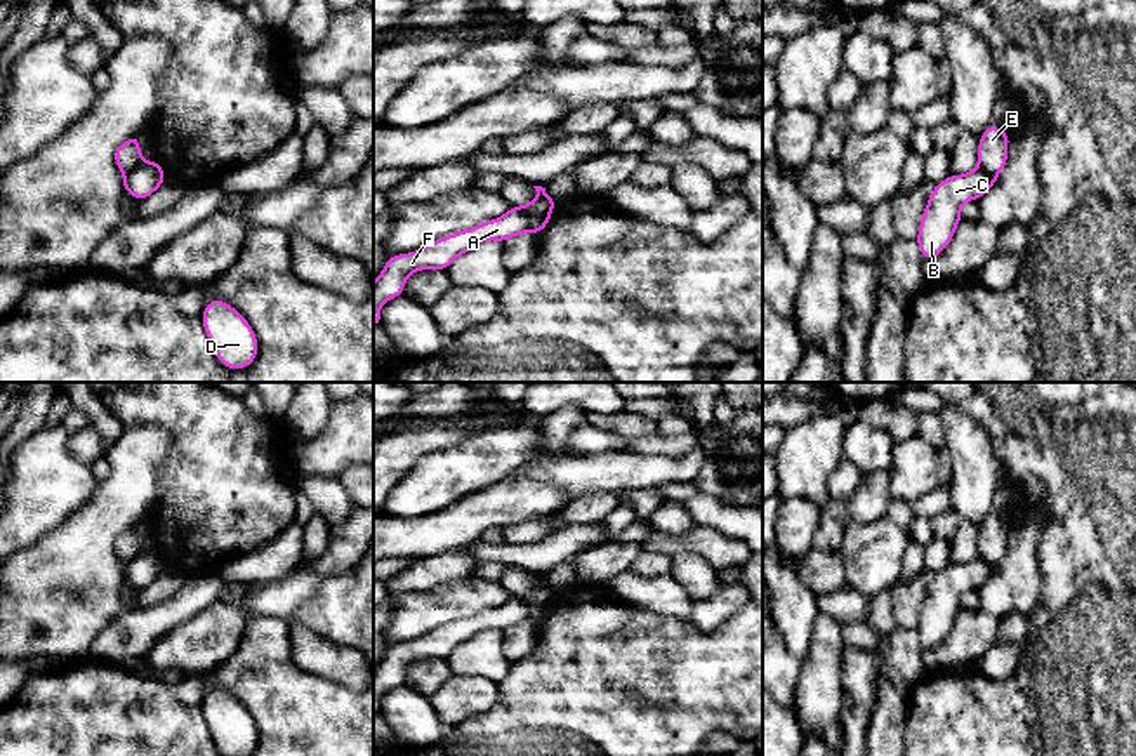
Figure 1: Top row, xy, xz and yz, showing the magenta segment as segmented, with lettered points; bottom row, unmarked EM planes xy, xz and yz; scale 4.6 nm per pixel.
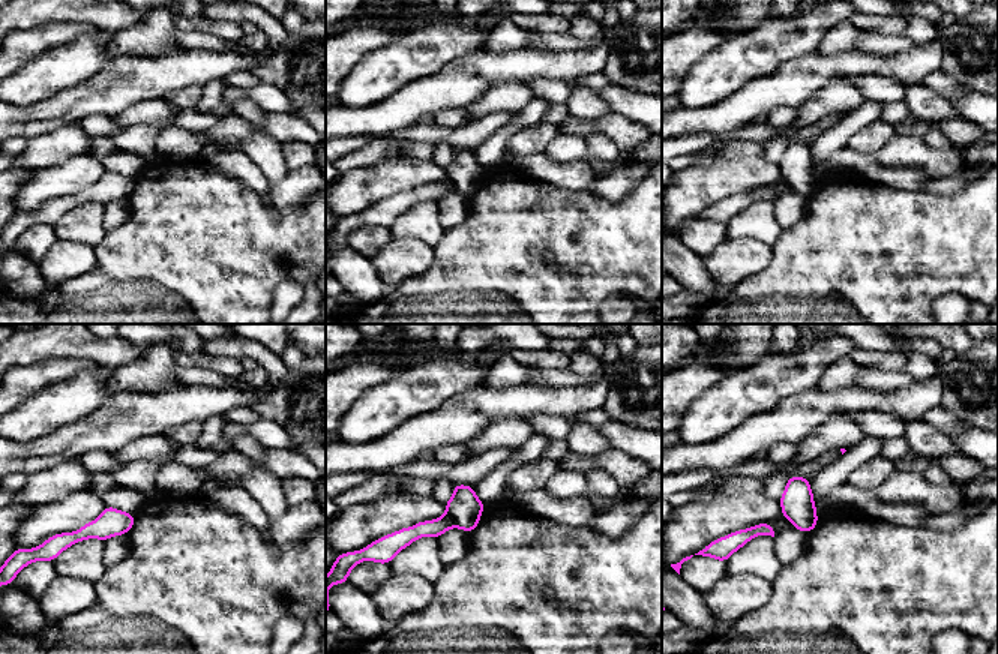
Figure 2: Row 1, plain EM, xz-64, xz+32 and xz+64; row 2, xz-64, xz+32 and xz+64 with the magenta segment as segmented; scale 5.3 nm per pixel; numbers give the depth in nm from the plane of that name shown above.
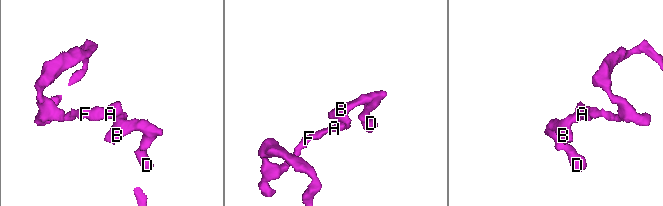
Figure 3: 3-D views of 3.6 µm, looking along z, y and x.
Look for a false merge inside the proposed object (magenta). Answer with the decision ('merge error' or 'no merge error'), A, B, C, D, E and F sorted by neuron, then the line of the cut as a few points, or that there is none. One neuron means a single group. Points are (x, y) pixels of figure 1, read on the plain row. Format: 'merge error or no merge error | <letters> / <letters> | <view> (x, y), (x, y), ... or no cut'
merge error | A E F / B C D | xz (516, 596), (527, 605), (534, 621)

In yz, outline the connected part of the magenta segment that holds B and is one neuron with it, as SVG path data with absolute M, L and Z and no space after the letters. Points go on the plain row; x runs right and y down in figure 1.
M976 556L962 565L948 565L936 574L915 627L924 648L935 648L950 634L955 617L962 610L961 596L969 589L980 589L995 572L997 567Z

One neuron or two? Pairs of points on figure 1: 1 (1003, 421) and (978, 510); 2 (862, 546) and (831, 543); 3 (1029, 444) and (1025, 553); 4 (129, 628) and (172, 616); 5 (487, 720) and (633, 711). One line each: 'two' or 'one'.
1: two
2: two
3: two
4: one
5: one

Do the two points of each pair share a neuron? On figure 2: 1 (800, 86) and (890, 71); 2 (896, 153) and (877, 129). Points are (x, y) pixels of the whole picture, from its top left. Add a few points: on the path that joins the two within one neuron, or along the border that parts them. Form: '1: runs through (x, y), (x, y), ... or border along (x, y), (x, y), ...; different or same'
1: runs through (823, 69), (832, 66), (868, 66); same
2: border along (893, 134), (874, 153); different

